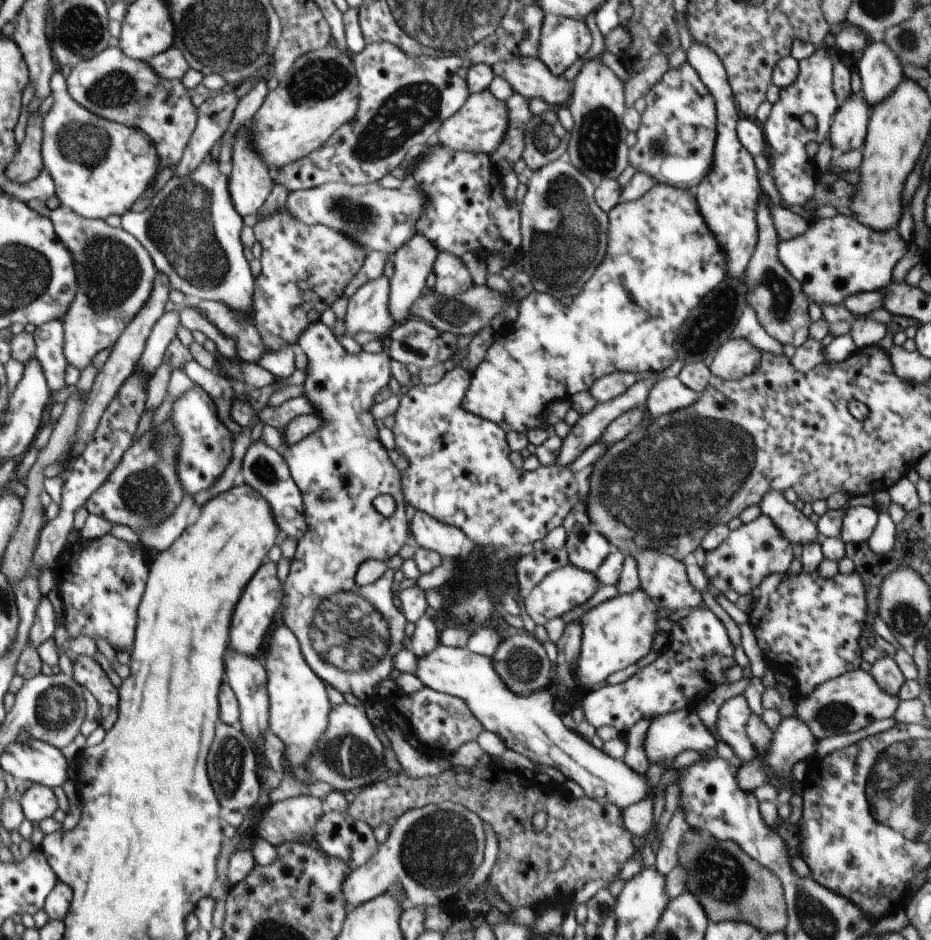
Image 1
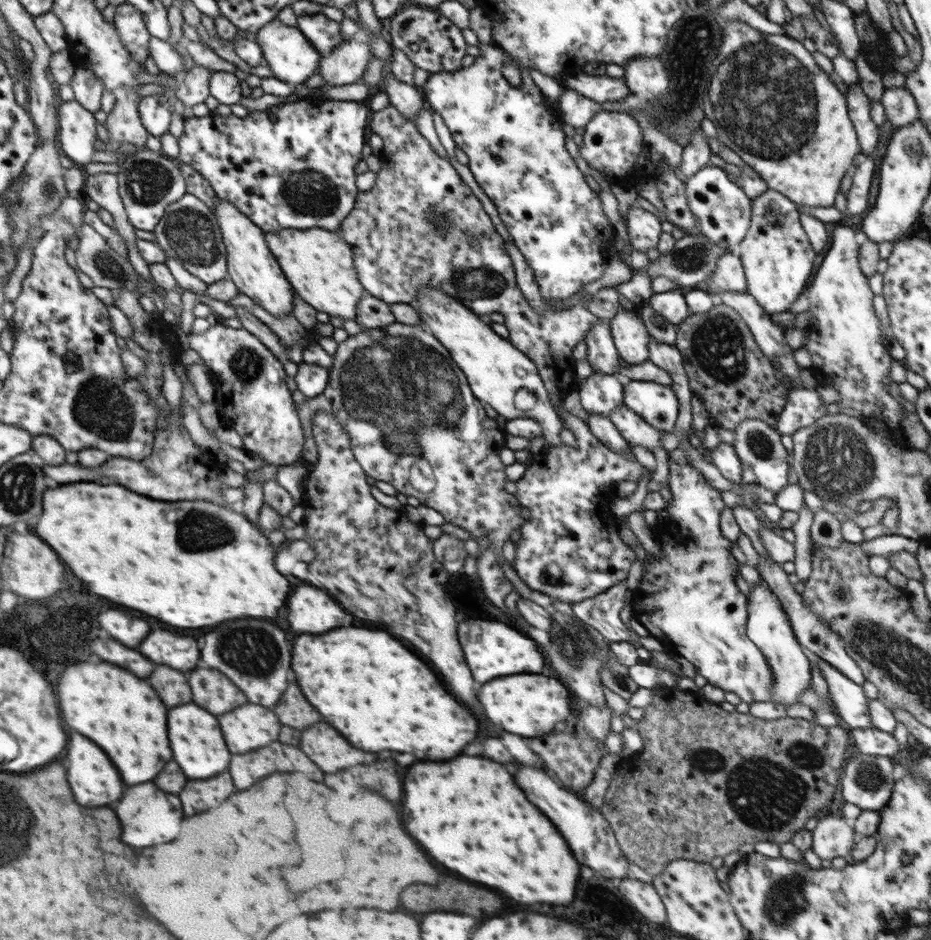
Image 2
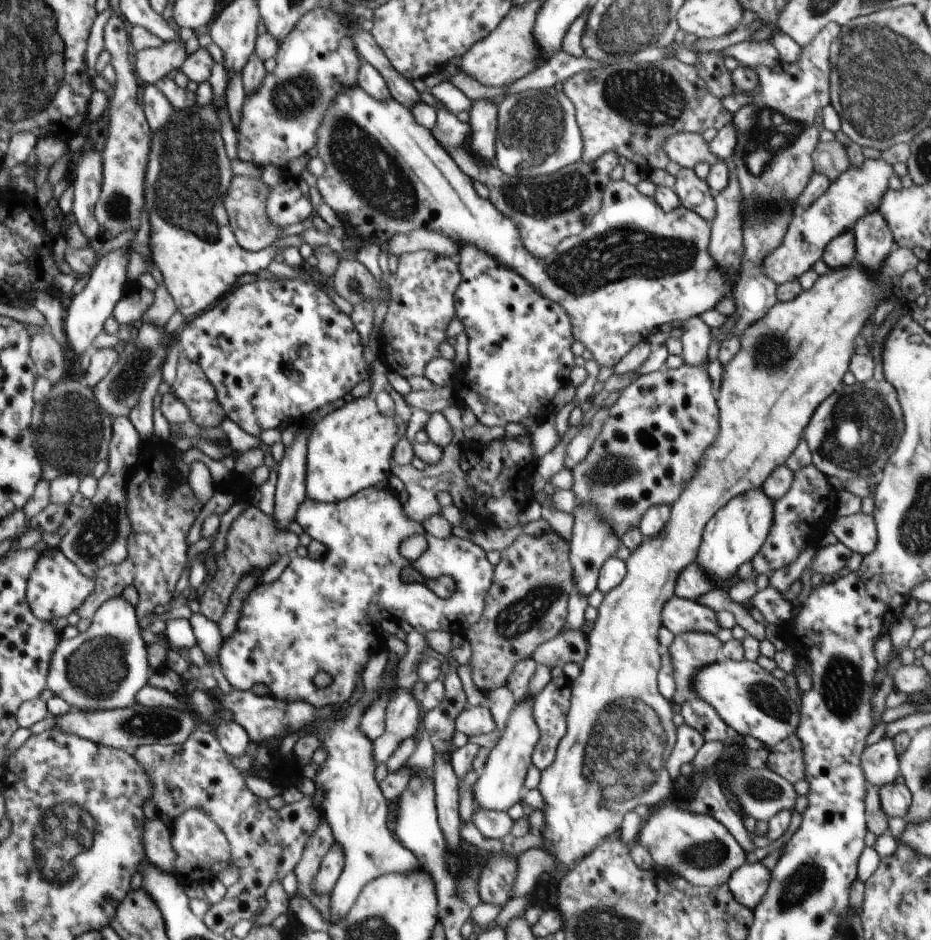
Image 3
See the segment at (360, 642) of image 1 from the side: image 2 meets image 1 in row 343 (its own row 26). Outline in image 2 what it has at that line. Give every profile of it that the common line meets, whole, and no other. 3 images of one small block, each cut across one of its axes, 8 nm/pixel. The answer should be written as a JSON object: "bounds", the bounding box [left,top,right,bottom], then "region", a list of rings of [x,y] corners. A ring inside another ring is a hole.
{"bounds":[297,13,346,54],"region":[[[322,13],[297,16],[297,22],[302,34],[316,47],[316,50],[320,51],[320,54],[346,41],[341,36],[340,23],[334,22]]]}

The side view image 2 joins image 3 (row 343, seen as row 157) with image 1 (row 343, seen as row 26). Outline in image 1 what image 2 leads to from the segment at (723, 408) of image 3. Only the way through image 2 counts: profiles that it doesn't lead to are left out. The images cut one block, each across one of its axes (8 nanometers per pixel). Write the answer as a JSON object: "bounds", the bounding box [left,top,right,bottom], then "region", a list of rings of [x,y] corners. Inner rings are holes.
{"bounds":[709,338,763,381],"region":[[[730,338],[719,346],[709,369],[722,380],[737,381],[751,375],[760,366],[763,351],[747,338]]]}

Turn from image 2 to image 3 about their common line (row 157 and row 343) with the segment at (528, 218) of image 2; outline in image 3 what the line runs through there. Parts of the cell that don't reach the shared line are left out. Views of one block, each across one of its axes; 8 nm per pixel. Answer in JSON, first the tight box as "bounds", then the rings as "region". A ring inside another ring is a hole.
{"bounds":[451,244,574,432],"region":[[[459,244],[458,264],[462,276],[460,286],[454,292],[454,306],[456,306],[456,318],[464,324],[465,333],[468,336],[468,366],[462,368],[461,377],[454,378],[451,386],[455,389],[456,400],[460,406],[466,406],[472,410],[477,420],[488,427],[505,427],[508,422],[522,425],[528,432],[532,432],[536,427],[540,426],[554,411],[554,396],[560,388],[570,382],[570,373],[574,368],[574,354],[571,350],[574,343],[574,334],[572,334],[572,322],[570,322],[568,314],[564,312],[564,308],[542,296],[534,286],[530,286],[520,274],[516,274],[514,270],[502,266],[500,262],[496,262],[490,254],[482,252],[480,248],[472,246],[472,244]]]}

